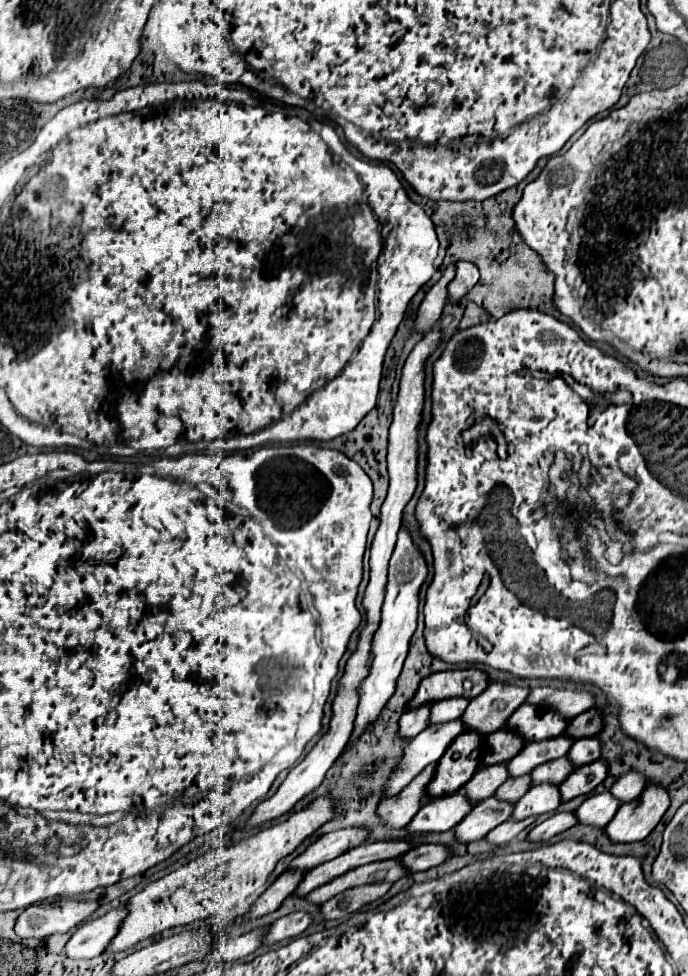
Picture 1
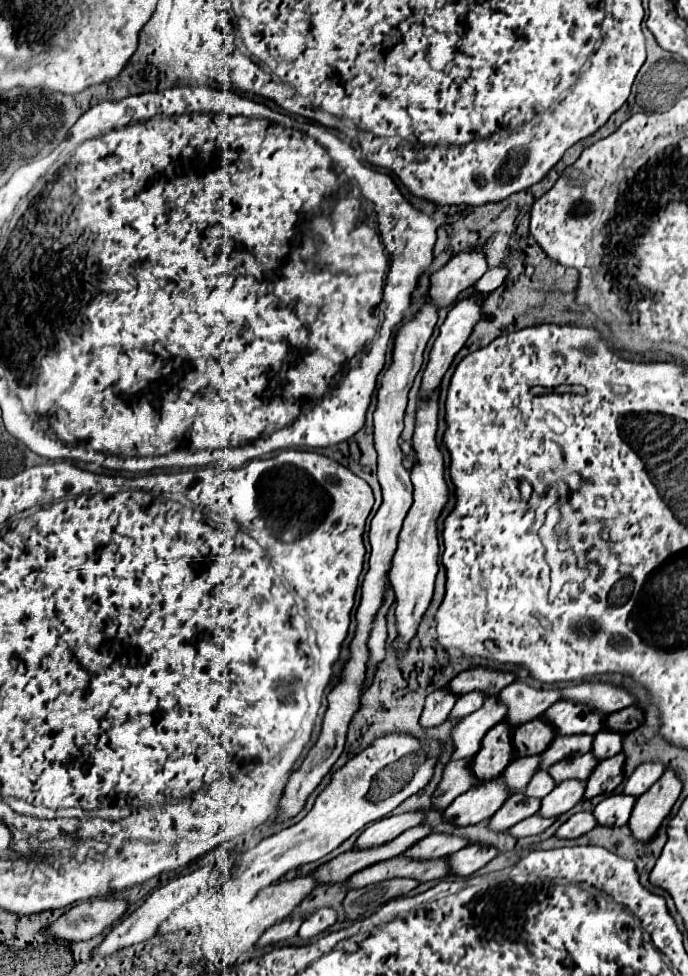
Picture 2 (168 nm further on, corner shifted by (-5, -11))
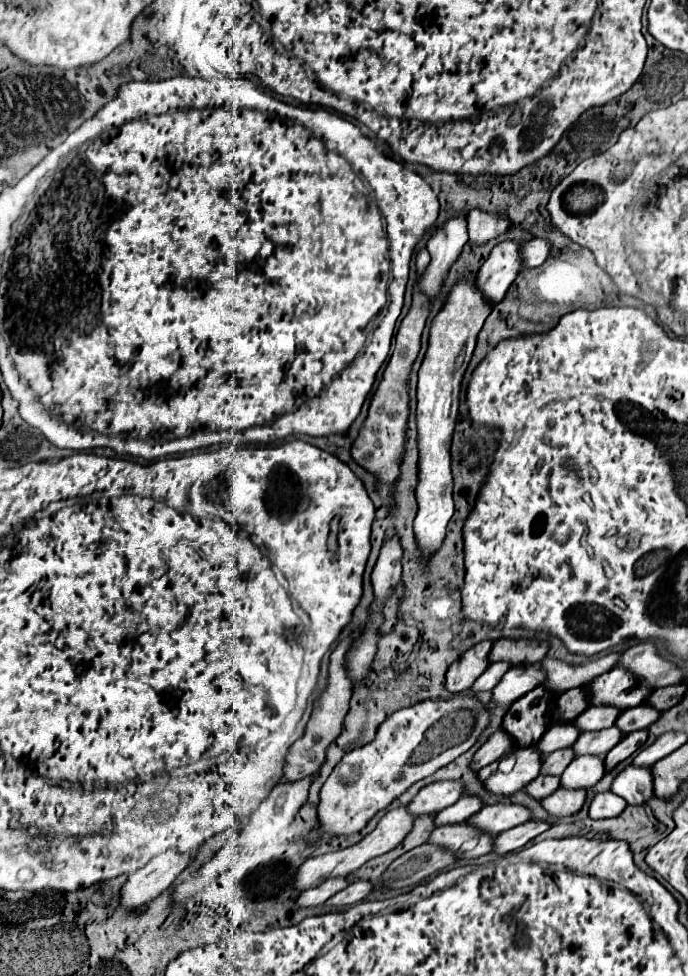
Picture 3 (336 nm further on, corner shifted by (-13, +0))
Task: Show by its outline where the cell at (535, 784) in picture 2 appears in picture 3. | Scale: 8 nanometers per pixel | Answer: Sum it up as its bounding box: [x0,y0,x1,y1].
[541,747,573,777]

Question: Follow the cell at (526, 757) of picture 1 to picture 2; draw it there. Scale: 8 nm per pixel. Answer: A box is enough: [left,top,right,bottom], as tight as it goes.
[541,734,593,768]

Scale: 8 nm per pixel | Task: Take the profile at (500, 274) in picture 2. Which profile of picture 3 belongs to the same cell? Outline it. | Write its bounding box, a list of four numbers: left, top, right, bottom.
[519,239,549,267]

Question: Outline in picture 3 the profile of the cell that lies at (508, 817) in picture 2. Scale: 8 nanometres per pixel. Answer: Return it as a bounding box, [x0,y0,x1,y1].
[525,775,559,799]

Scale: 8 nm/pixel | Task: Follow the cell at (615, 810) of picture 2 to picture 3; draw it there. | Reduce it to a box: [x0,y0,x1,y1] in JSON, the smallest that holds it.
[611,765,653,805]

